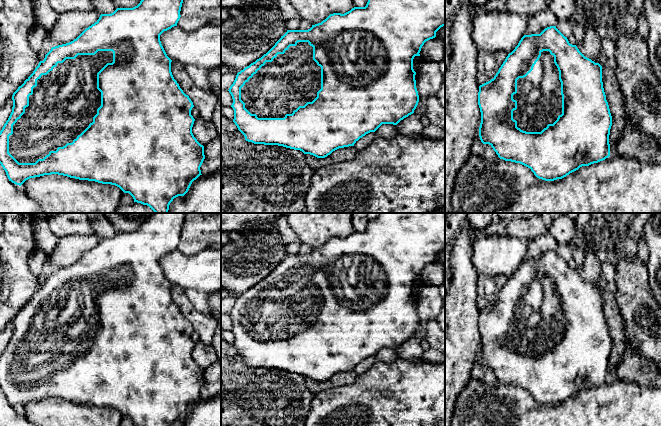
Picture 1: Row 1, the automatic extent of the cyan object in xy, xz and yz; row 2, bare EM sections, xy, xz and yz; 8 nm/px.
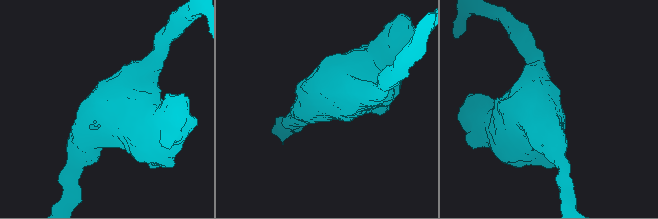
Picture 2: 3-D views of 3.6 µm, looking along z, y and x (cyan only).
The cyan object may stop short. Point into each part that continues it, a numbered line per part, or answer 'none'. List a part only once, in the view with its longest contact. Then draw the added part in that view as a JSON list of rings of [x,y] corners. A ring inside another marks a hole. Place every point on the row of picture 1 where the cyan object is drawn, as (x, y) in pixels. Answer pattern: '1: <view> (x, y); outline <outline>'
1: xy (63, 104); outline [[[98,51],[95,55],[78,55],[75,59],[66,59],[63,63],[58,63],[47,75],[42,75],[41,78],[37,80],[37,86],[33,88],[33,94],[29,96],[29,106],[25,108],[25,113],[13,125],[13,134],[9,136],[9,153],[19,163],[35,163],[38,159],[43,159],[50,151],[56,151],[58,147],[72,143],[73,140],[93,122],[93,117],[97,114],[97,109],[101,106],[101,92],[97,89],[97,73],[107,63],[112,62],[112,51]]]

